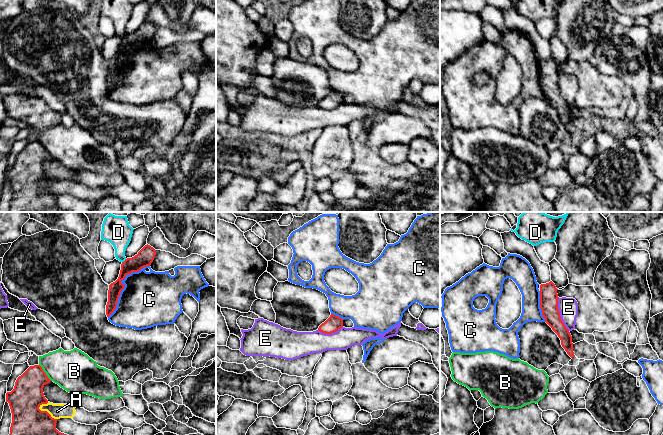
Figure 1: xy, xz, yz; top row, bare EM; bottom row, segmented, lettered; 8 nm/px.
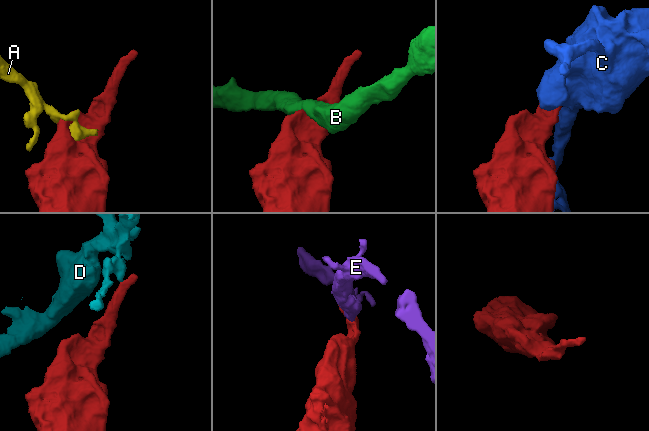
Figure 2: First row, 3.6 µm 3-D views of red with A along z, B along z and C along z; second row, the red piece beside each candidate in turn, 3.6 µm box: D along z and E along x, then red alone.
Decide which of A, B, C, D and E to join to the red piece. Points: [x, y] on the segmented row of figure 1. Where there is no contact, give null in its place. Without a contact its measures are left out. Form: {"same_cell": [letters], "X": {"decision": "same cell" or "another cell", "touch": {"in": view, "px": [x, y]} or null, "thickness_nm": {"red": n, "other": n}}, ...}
{"same_cell": [], "A": {"decision": "another cell", "touch": {"in": "xy", "px": [47, 412]}, "thickness_nm": {"red": 260, "other": 120}}, "B": {"decision": "another cell", "touch": {"in": "xy", "px": [44, 372]}, "thickness_nm": {"red": 260, "other": 340}}, "C": {"decision": "another cell", "touch": {"in": "xy", "px": [124, 285]}, "thickness_nm": {"red": 120, "other": 440}}, "D": {"decision": "another cell", "touch": {"in": "xy", "px": [125, 260]}, "thickness_nm": {"red": 140, "other": 220}}, "E": {"decision": "another cell", "touch": {"in": "yz", "px": [559, 314]}, "thickness_nm": {"red": 140, "other": 160}}}

